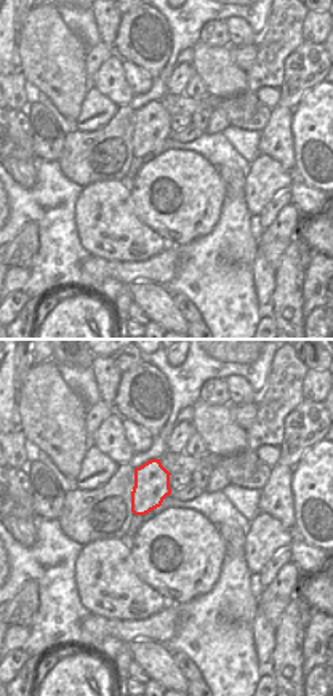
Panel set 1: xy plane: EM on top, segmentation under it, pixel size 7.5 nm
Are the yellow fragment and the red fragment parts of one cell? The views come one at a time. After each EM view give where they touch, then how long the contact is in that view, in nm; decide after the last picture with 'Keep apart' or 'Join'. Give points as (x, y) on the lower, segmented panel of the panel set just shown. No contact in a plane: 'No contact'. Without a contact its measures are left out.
No contact

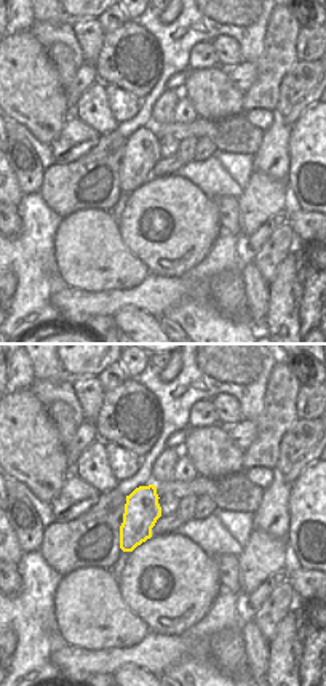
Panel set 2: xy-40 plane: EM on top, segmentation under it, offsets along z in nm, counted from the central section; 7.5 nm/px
No contact

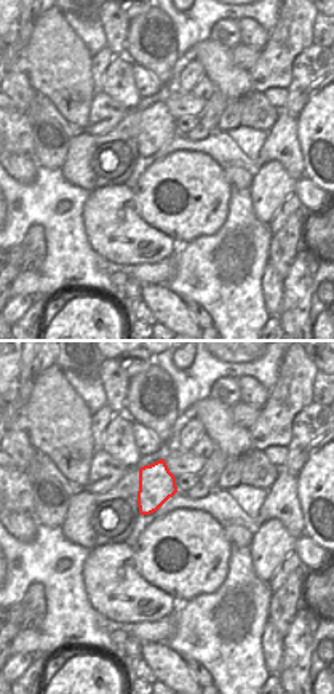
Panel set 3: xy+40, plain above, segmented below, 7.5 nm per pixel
No contact

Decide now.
Join

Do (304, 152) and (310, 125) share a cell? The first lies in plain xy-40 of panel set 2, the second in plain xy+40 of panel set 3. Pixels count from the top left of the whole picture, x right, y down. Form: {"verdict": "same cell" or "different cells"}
{"verdict": "same cell"}

